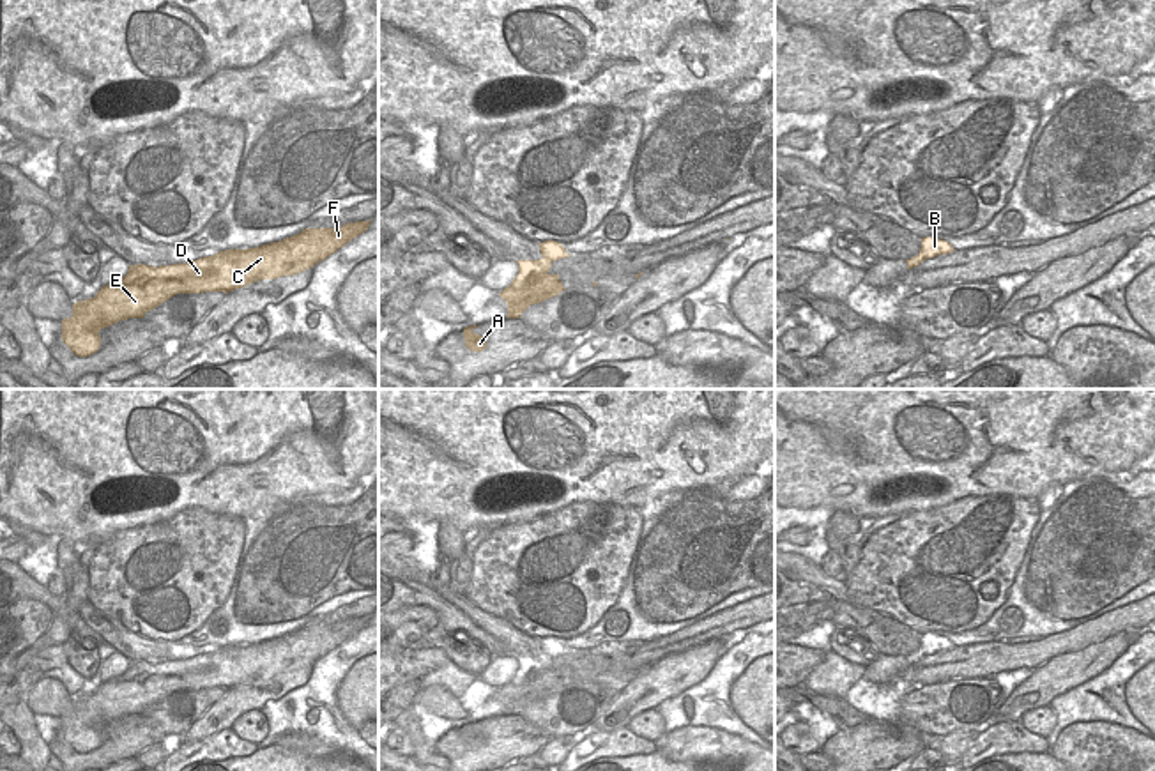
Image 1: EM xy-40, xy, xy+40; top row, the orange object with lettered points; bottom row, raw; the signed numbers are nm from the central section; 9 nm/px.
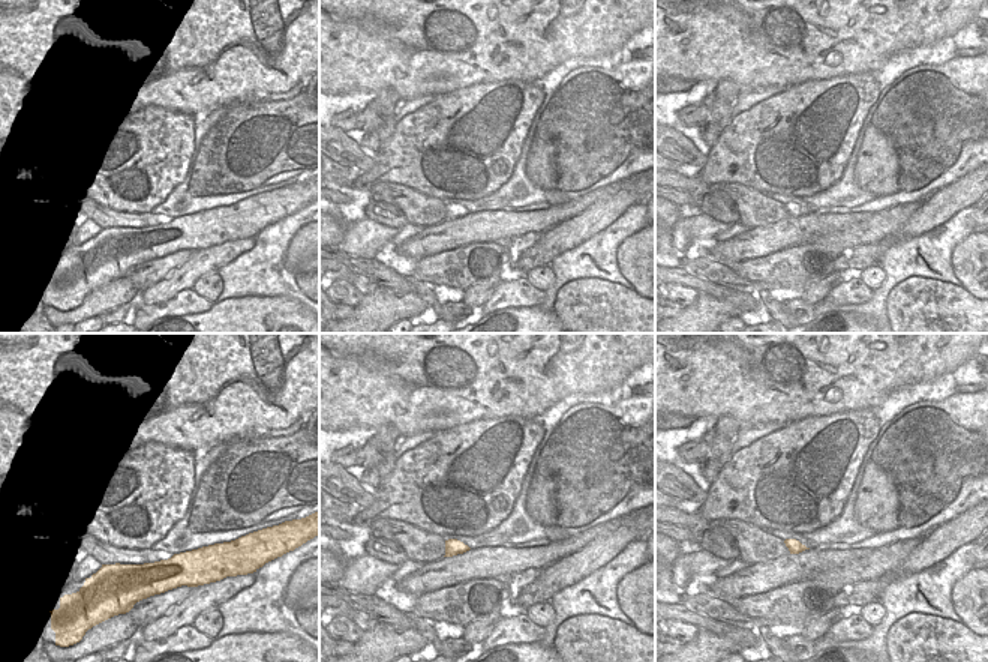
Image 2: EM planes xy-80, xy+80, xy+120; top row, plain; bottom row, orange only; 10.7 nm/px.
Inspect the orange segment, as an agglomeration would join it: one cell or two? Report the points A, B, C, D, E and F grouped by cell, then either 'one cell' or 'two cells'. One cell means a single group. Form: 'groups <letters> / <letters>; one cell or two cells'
groups A C D E F / B; two cells

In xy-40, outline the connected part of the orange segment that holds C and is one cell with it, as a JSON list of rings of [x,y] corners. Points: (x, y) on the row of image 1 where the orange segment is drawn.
[[[371,221],[347,223],[336,228],[306,228],[297,235],[249,249],[226,249],[186,263],[129,265],[124,278],[103,286],[92,299],[73,304],[73,317],[62,322],[62,341],[78,357],[88,357],[101,347],[99,331],[120,320],[143,315],[177,294],[232,292],[260,279],[294,276],[325,260],[347,242],[368,230]]]

